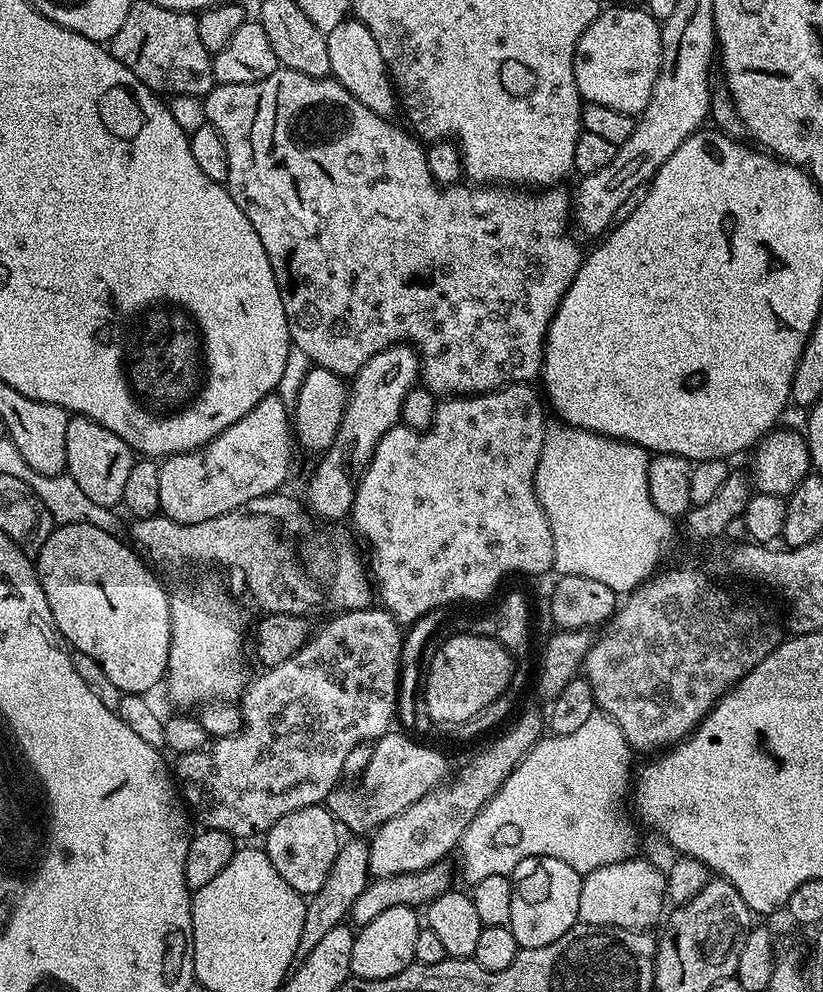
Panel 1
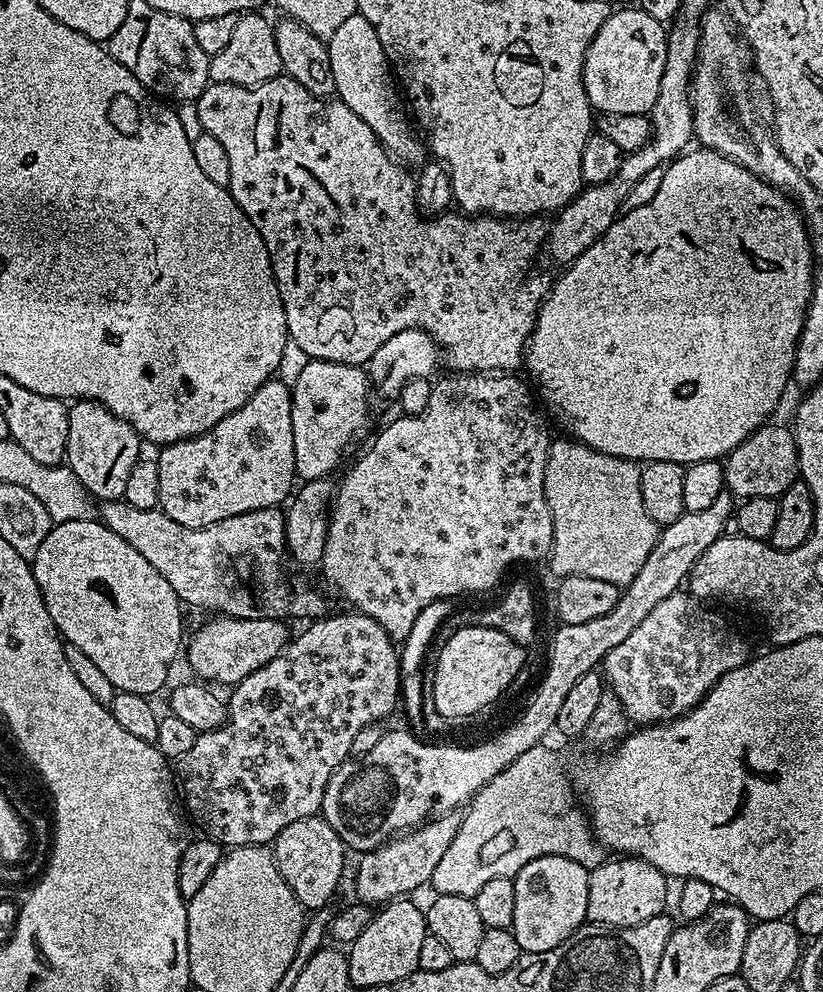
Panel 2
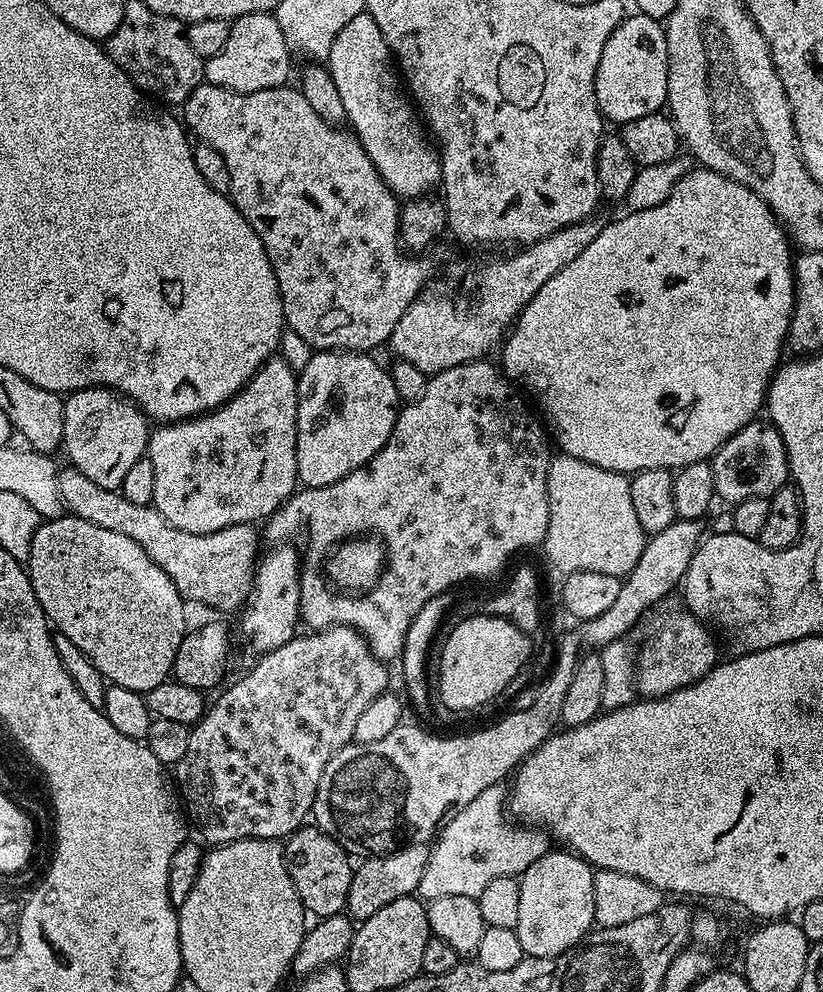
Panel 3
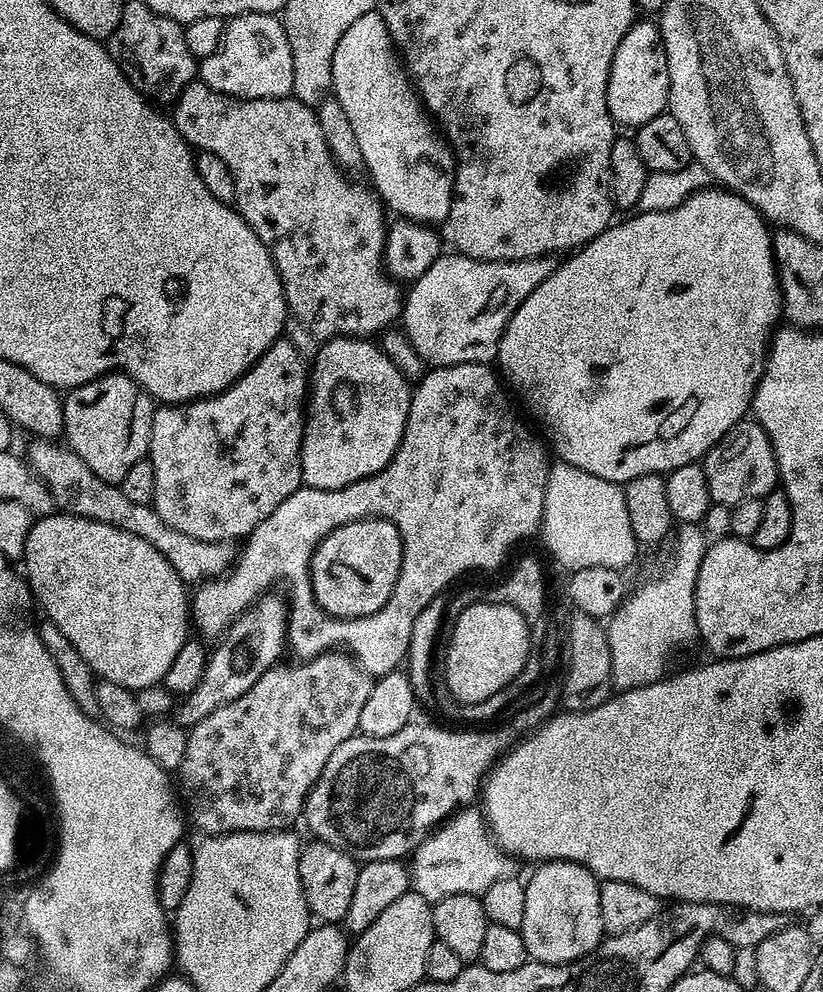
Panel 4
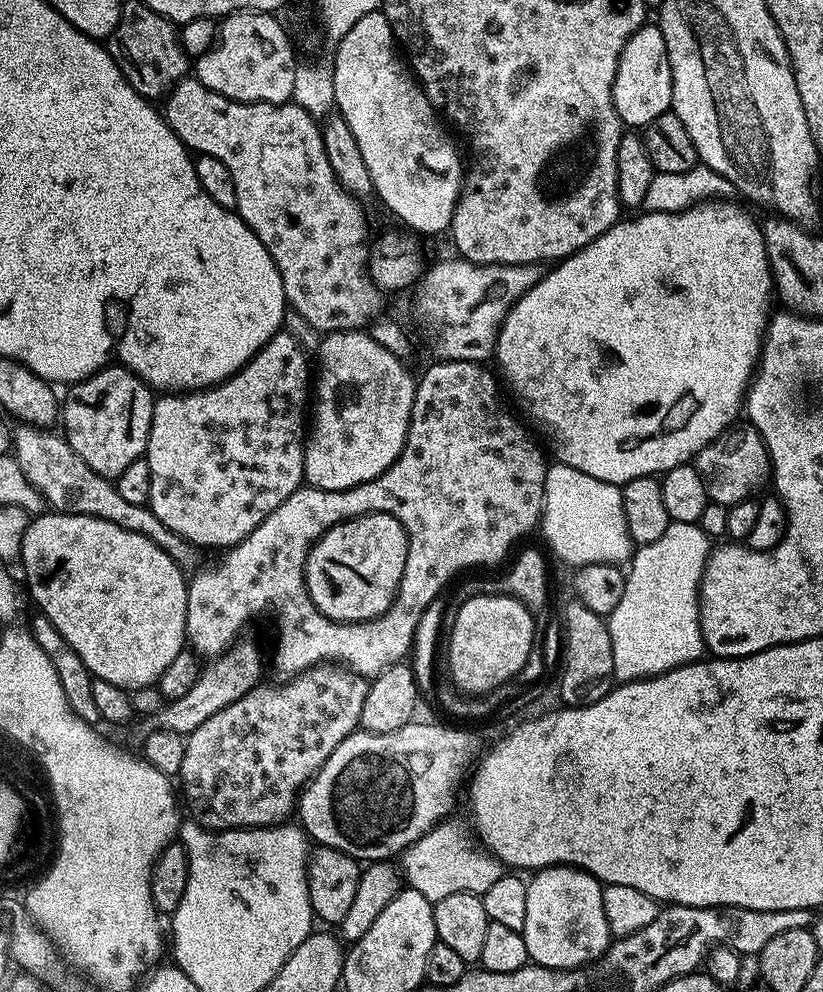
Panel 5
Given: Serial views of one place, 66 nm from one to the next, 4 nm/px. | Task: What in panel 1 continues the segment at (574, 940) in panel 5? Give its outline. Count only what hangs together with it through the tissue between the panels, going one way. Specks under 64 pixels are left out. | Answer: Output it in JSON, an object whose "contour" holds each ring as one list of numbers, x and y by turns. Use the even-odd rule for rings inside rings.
{"contour":[[534,854,514,866,510,879,512,897,507,927,511,928,521,948,550,946,550,942,558,942,558,938,562,938,566,930,578,923,578,898,582,894,582,876,577,869,566,866,564,860,550,858,547,854]]}

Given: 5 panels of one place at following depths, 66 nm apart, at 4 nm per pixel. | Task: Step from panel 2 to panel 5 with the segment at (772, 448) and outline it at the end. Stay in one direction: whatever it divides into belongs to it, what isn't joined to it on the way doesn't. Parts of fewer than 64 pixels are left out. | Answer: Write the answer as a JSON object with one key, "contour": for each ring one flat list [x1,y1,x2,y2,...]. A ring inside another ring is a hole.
{"contour":[[733,426,717,440,710,442,699,452,694,461,698,474,706,486,709,501,729,506,749,499,770,472,768,451,760,435,751,426]]}

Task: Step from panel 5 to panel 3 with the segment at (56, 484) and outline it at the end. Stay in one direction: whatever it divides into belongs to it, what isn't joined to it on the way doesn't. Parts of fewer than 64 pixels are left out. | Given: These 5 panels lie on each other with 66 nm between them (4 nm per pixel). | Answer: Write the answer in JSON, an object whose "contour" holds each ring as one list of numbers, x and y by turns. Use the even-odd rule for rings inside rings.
{"contour":[[67,471,60,472,60,498,71,515,138,542,138,546,142,546,142,550,146,550,146,554,150,554,150,558,166,570,185,602,192,603,193,600,220,612,235,613,245,607,252,595,258,557,261,555,256,524,226,526,226,530,214,530,214,534,186,534,186,530,170,526,170,522,166,522,154,506,137,506,119,490,102,490,102,486,90,482,86,474]]}

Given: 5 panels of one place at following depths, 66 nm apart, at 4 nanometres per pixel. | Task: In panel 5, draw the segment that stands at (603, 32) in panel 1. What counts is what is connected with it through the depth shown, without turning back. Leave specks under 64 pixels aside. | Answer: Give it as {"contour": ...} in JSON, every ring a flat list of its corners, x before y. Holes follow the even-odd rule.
{"contour":[[645,23,628,40,620,55,612,97,620,123,632,130,647,129,648,125,656,123,663,112,671,109,672,67,666,54,666,38,662,38,662,30,655,23]]}

